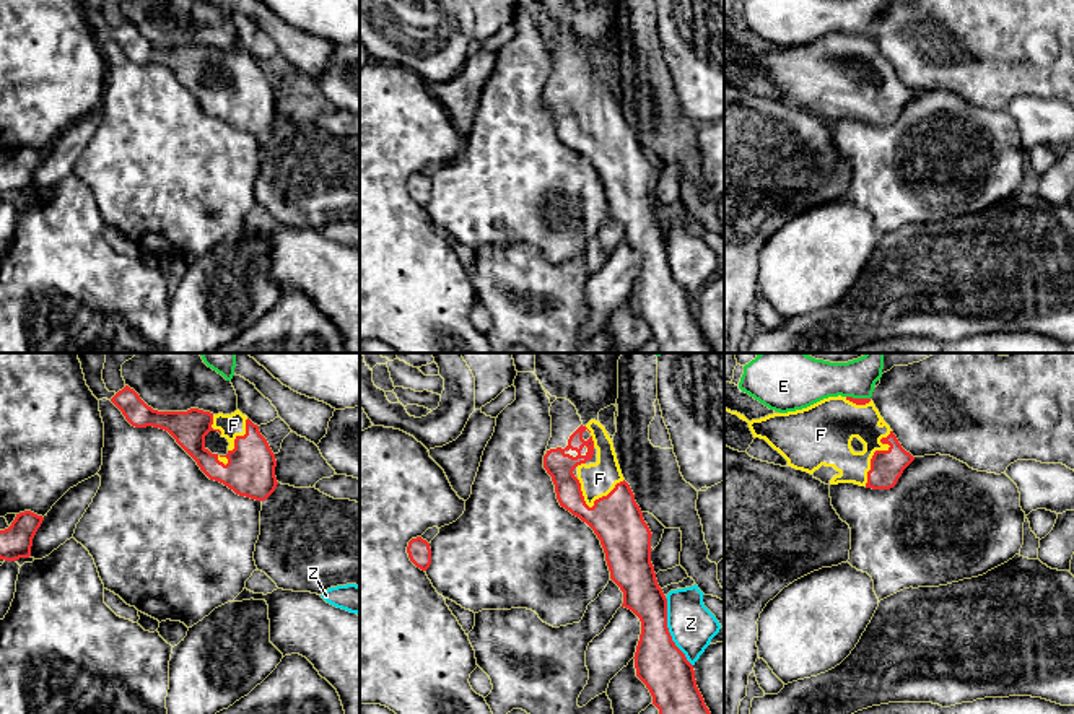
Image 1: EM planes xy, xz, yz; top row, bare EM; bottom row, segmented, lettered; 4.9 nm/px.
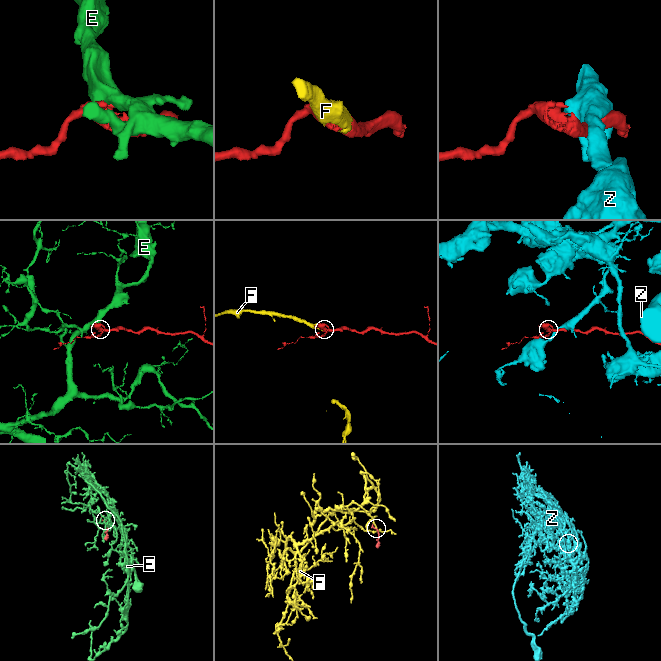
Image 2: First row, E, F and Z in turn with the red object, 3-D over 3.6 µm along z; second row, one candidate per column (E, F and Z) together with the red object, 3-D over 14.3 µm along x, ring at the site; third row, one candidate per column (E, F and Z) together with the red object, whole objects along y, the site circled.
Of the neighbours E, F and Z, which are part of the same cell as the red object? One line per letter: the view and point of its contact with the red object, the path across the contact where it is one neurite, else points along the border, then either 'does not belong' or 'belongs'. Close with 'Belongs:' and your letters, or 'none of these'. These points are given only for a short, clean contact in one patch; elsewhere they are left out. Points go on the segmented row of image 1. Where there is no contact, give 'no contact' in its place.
E: meets red in yz at (858, 399); does not belong
F: meets red in yz at (876, 451); belongs
Z: meets red in xz at (667, 631); does not belong
Belongs: F

